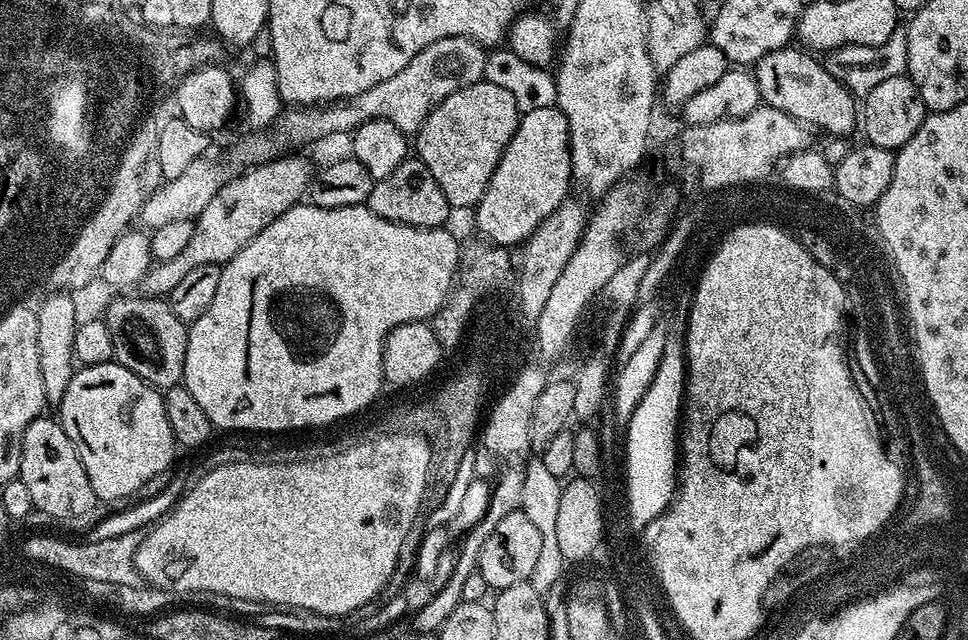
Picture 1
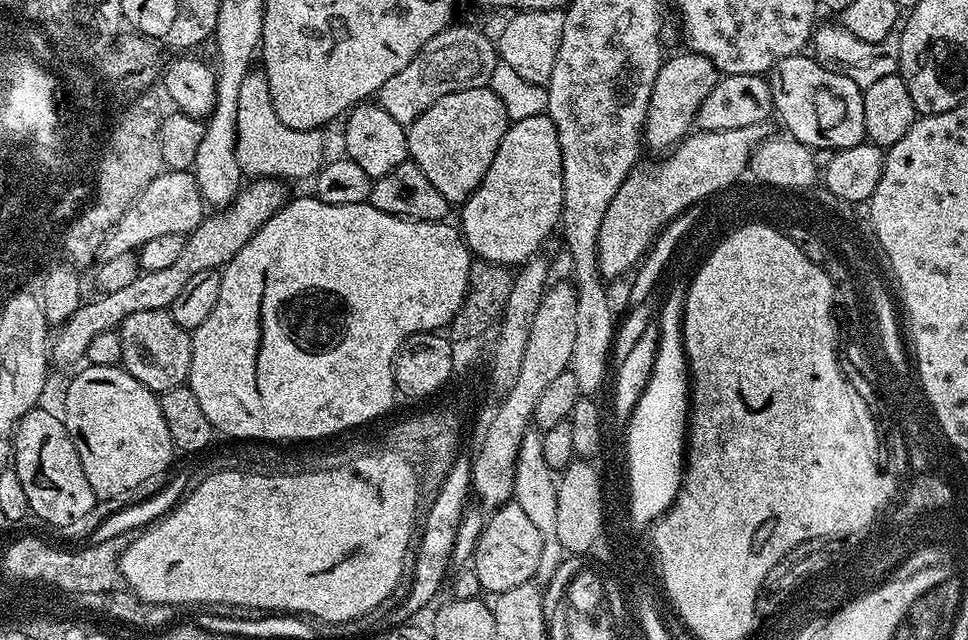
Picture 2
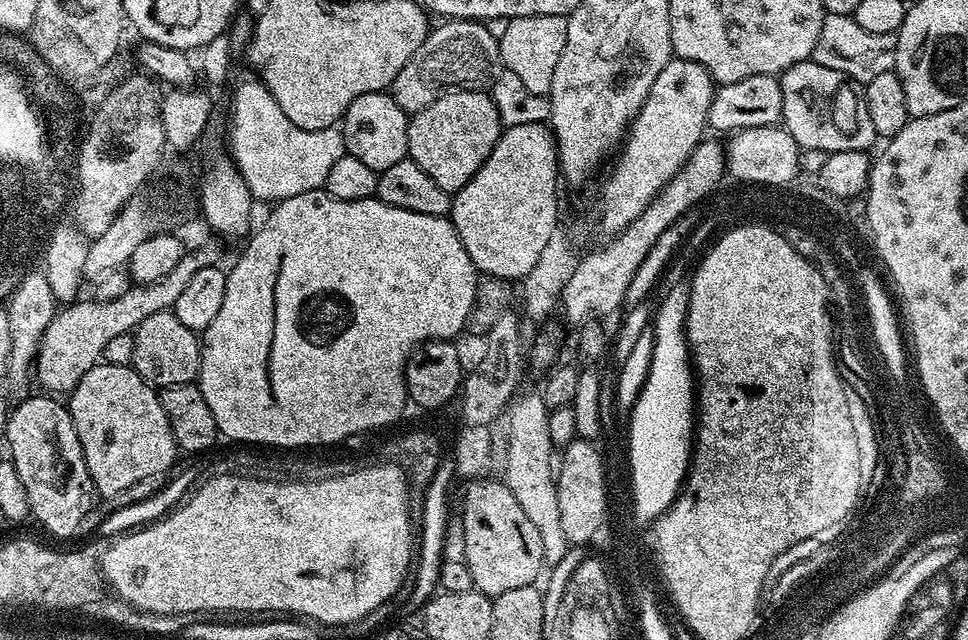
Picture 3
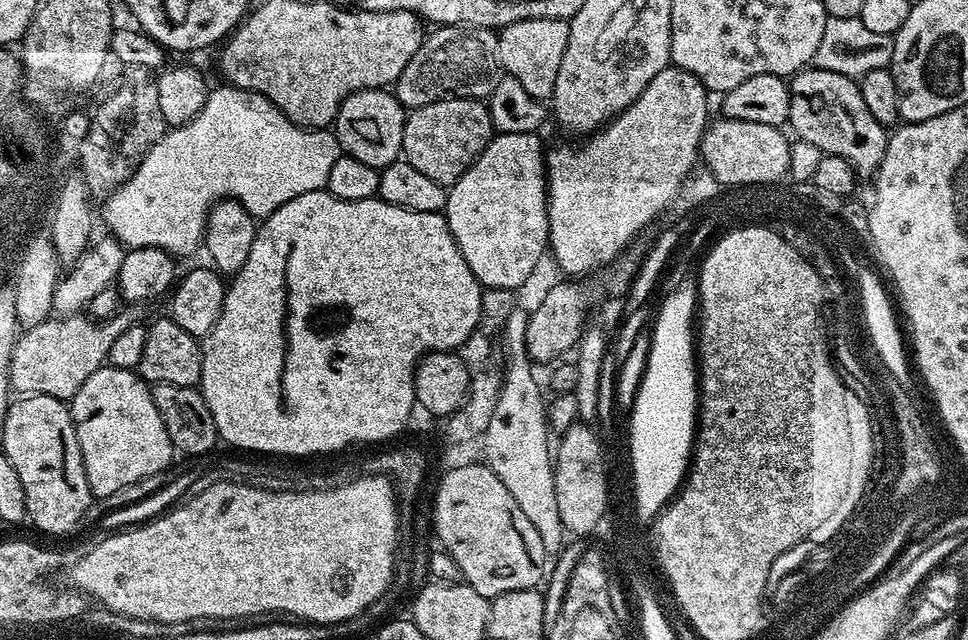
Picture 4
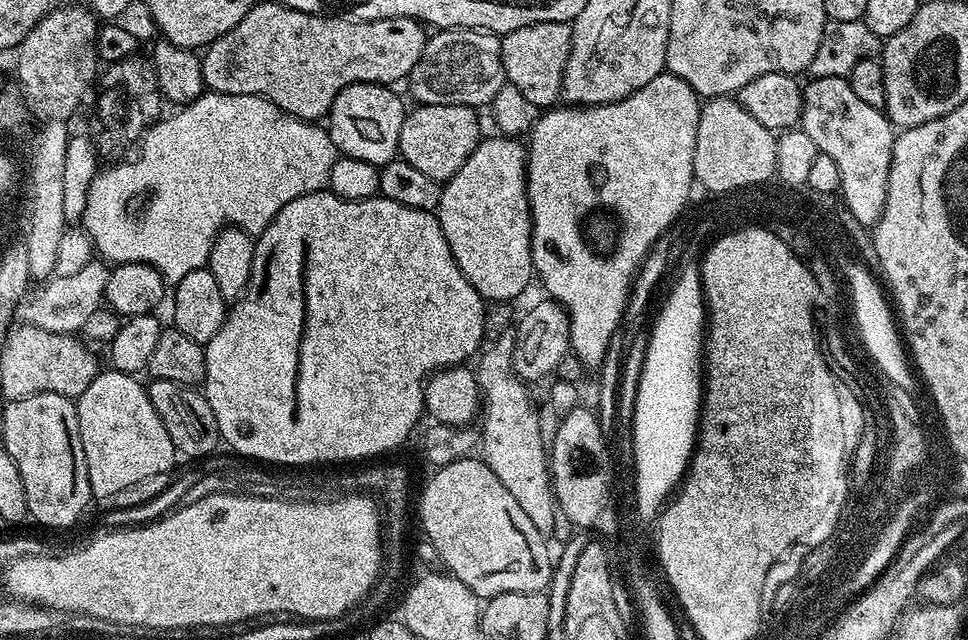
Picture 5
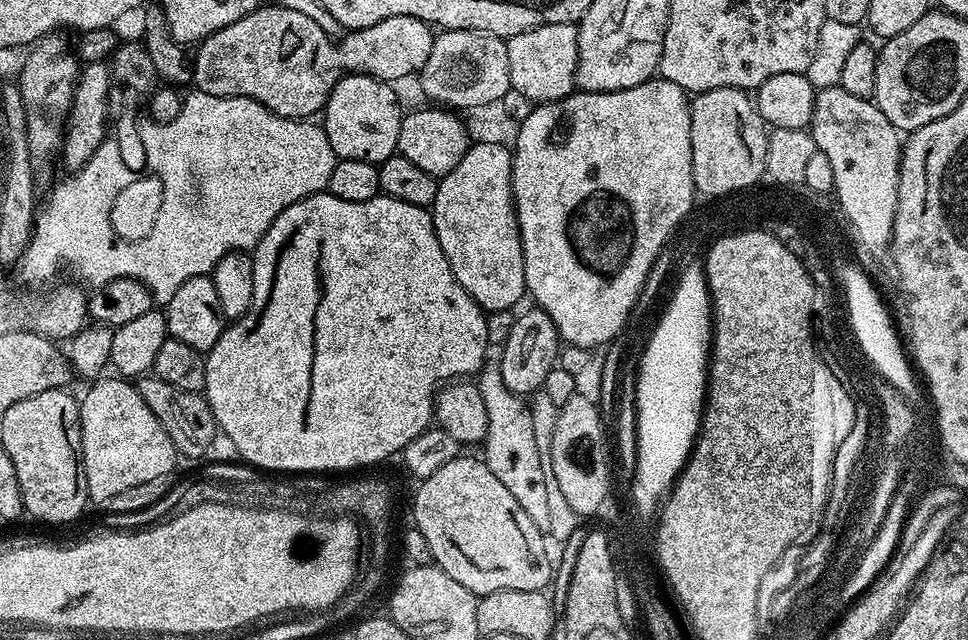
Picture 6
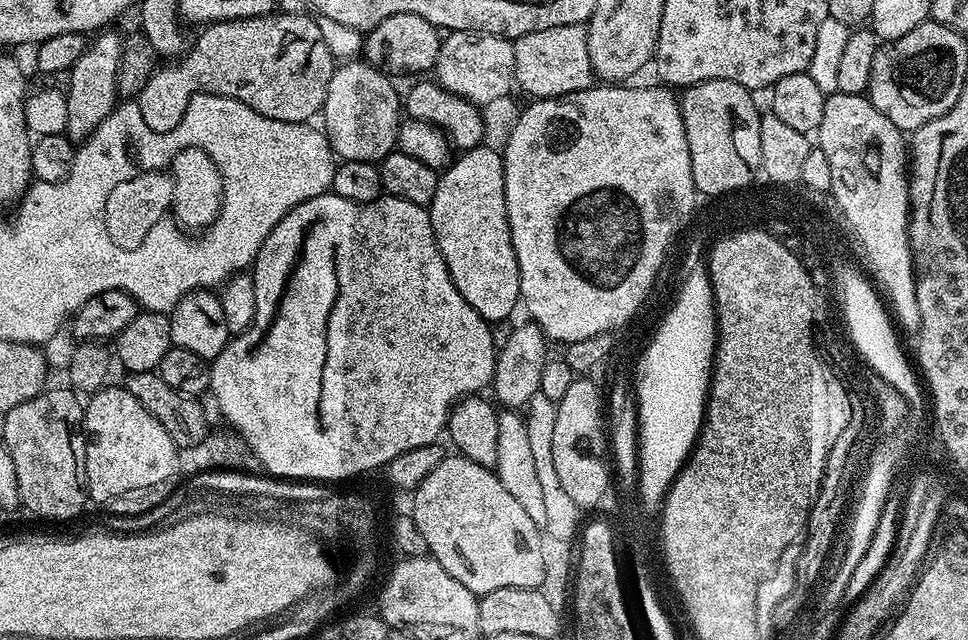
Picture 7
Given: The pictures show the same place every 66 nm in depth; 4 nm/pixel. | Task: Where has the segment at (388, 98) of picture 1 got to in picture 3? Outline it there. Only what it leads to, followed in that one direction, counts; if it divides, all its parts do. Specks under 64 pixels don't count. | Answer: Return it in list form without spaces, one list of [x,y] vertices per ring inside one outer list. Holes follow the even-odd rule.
[[[449,19],[433,27],[428,37],[414,50],[410,62],[398,70],[390,94],[409,114],[421,112],[447,92],[483,92],[491,89],[502,71],[497,33],[478,20]]]

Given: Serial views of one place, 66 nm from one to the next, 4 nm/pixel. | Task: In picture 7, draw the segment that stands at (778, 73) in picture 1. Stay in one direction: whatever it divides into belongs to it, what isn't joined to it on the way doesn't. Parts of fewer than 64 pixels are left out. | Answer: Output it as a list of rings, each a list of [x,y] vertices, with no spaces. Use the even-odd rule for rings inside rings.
[[[835,91],[824,101],[822,122],[814,136],[815,139],[820,139],[817,140],[818,147],[822,150],[822,154],[826,154],[830,162],[830,182],[832,183],[830,195],[844,212],[851,235],[863,241],[859,251],[865,261],[868,259],[866,268],[875,287],[882,293],[895,323],[901,329],[904,327],[909,334],[915,333],[920,327],[920,315],[916,293],[916,270],[912,267],[912,251],[908,242],[910,156],[906,151],[905,133],[898,126],[894,126],[894,122],[890,122],[890,118],[886,118],[882,110],[872,105],[867,95],[855,96]]]

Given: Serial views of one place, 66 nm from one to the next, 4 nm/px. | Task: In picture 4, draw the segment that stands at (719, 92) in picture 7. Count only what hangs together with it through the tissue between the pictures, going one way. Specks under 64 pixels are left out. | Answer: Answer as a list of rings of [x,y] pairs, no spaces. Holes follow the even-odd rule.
[[[727,118],[713,119],[704,129],[704,140],[700,144],[699,159],[708,156],[709,163],[716,170],[721,180],[756,181],[772,179],[772,176],[789,173],[791,162],[790,140],[783,136],[783,131],[774,126],[766,126],[762,122],[742,122]]]

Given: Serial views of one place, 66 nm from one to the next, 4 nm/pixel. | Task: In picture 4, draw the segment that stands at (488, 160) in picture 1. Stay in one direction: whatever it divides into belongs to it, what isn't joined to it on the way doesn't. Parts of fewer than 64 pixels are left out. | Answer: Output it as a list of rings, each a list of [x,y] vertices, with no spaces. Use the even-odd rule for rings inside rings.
[[[450,98],[411,109],[405,115],[400,151],[403,159],[408,160],[410,166],[422,170],[422,174],[426,174],[426,178],[434,178],[434,182],[450,186],[454,182],[458,182],[458,178],[462,178],[462,174],[475,162],[478,154],[482,154],[482,150],[490,143],[493,135],[491,114],[489,114],[488,105],[484,100]]]

